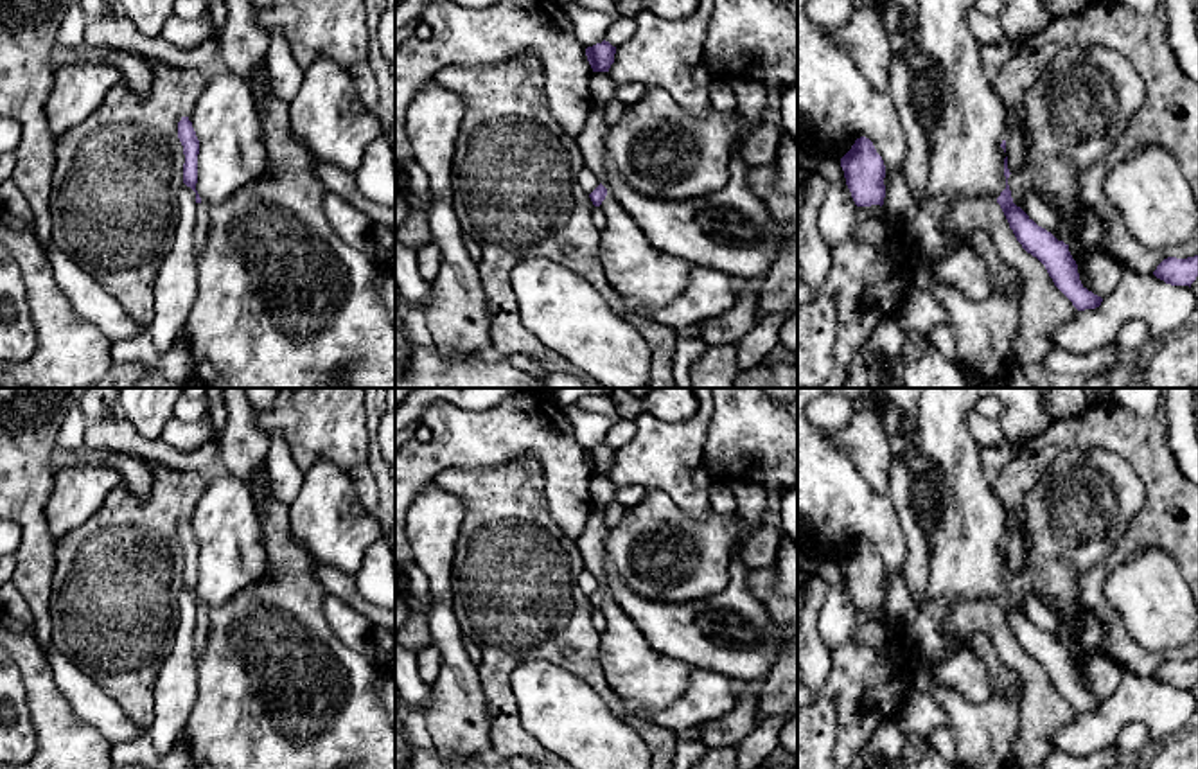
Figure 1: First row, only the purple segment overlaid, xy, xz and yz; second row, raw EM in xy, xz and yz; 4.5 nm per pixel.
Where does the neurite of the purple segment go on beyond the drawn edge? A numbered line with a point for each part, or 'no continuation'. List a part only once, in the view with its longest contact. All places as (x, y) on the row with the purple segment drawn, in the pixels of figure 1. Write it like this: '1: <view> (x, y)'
no continuation

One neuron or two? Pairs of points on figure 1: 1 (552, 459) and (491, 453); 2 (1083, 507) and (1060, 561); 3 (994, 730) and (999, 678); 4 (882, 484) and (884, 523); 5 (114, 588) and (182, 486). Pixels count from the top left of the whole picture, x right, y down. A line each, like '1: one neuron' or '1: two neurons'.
1: one neuron
2: one neuron
3: one neuron
4: two neurons
5: one neuron

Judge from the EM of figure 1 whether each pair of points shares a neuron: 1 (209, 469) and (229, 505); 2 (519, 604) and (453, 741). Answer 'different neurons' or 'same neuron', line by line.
1: different neurons
2: different neurons

